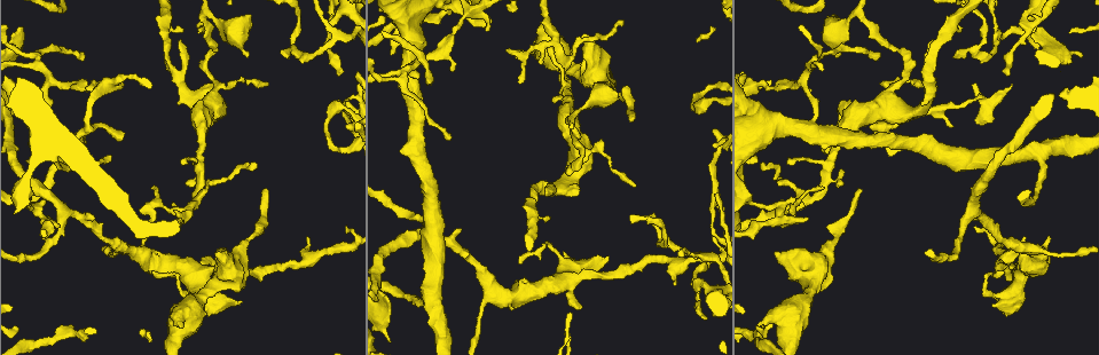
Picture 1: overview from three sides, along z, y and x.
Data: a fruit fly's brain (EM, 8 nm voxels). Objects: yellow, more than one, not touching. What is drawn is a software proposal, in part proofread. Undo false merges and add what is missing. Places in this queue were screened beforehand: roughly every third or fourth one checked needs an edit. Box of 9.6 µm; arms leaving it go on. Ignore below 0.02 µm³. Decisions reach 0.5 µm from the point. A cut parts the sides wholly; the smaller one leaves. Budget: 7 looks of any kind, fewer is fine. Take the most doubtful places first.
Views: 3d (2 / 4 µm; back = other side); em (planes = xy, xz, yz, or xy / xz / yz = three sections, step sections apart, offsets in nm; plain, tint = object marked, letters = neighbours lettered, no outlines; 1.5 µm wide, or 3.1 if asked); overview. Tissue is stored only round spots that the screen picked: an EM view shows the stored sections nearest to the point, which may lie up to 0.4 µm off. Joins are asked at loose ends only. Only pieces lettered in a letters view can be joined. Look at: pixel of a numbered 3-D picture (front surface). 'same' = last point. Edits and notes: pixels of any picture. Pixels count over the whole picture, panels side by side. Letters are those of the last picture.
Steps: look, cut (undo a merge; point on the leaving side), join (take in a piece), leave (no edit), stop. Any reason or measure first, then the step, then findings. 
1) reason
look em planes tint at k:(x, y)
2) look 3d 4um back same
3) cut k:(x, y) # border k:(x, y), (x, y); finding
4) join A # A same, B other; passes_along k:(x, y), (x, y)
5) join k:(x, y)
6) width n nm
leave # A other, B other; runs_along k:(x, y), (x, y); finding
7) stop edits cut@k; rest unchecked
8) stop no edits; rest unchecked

end of a long branch
look 3d 4um at 1:(631, 117)

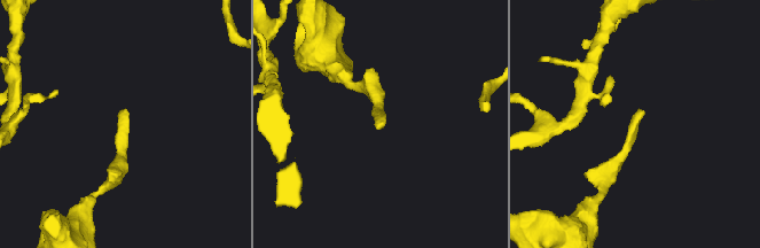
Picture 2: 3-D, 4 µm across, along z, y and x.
look em xy step 4 letters at 2:(638, 109)

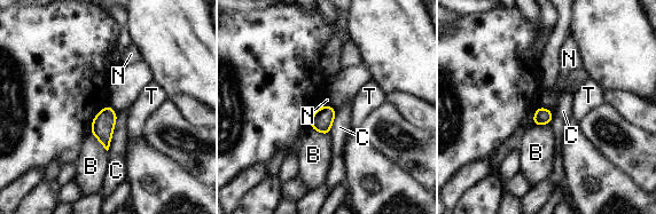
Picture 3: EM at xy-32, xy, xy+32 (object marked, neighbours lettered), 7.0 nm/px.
leave # B other, C other, N other, T other; none of them fits

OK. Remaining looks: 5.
thick end
look 3d 4um at 1:(217, 252)

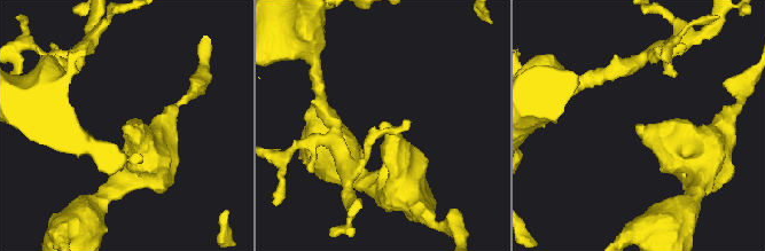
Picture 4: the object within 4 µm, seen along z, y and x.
need the tissue
look em planes letters at 4:(381, 123)

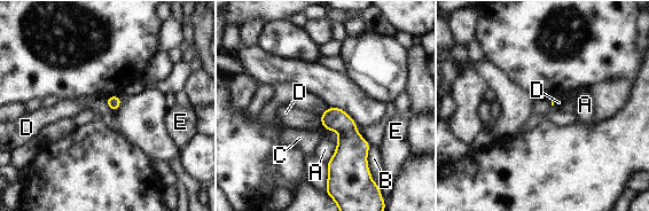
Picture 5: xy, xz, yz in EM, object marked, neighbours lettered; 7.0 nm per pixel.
leave # A other, B other, C other, D other, E other; border 5:(319, 116), (322, 126); none of them fits

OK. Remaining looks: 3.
thin end
look 3d 2um at 1:(634, 185)

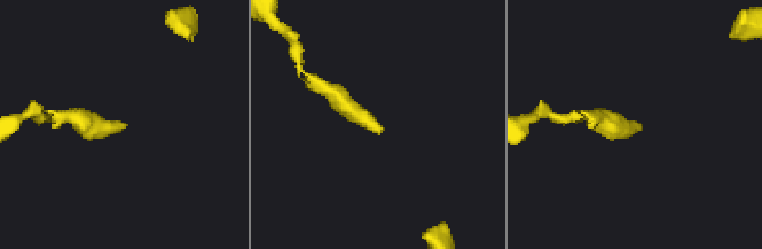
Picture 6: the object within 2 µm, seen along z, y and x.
now the EM
look em planes letters at 6:(382, 130)

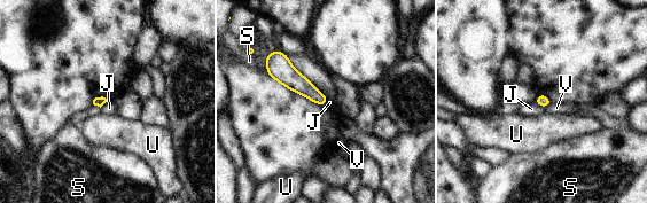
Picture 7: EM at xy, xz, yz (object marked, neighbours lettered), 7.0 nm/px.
leave # J other, S other, U other, V other; none of them fits

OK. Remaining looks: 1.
stop no edits; rest unchecked

